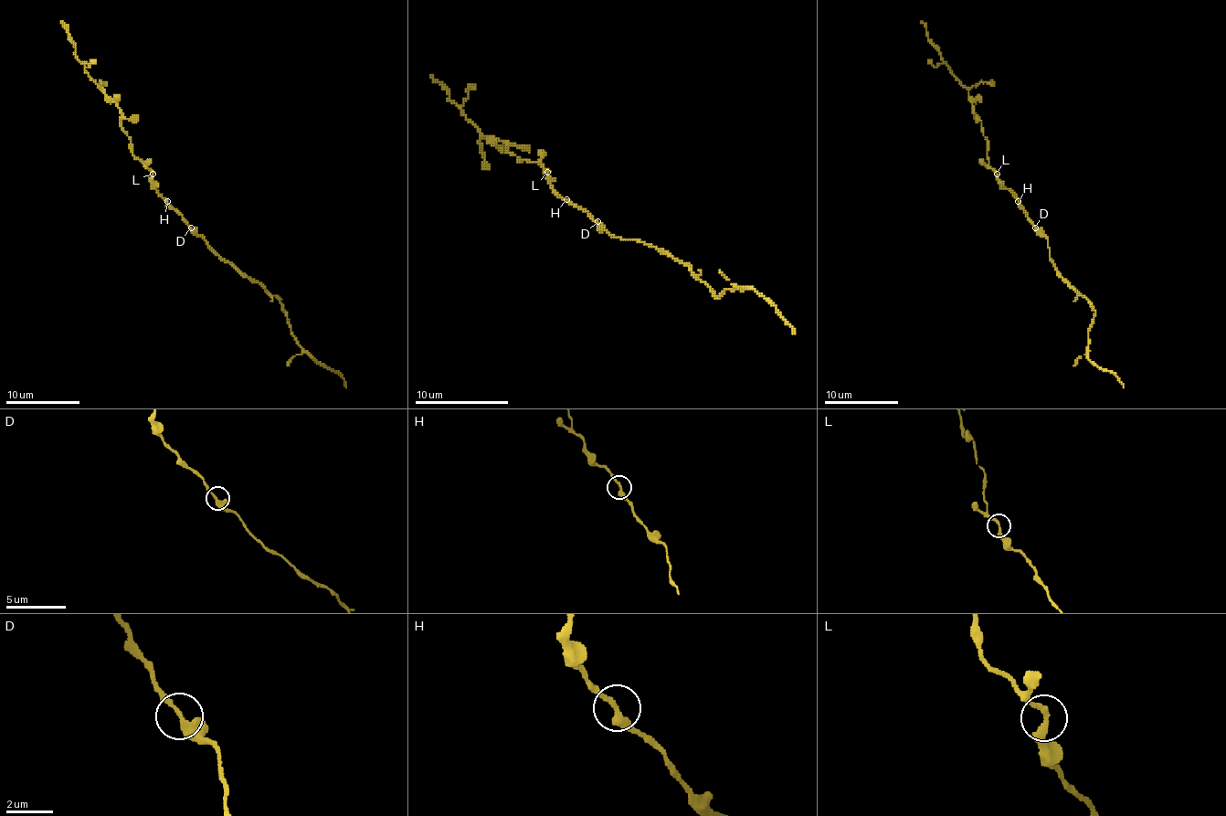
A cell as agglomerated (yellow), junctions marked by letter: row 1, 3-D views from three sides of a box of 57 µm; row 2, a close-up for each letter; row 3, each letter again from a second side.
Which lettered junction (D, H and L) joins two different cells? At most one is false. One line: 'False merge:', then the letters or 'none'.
False merge: none

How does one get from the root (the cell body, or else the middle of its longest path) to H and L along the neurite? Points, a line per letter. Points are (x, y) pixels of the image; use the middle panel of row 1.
H: (590, 216), (566, 199)
L: (590, 216), (566, 202), (553, 187), (548, 171)

